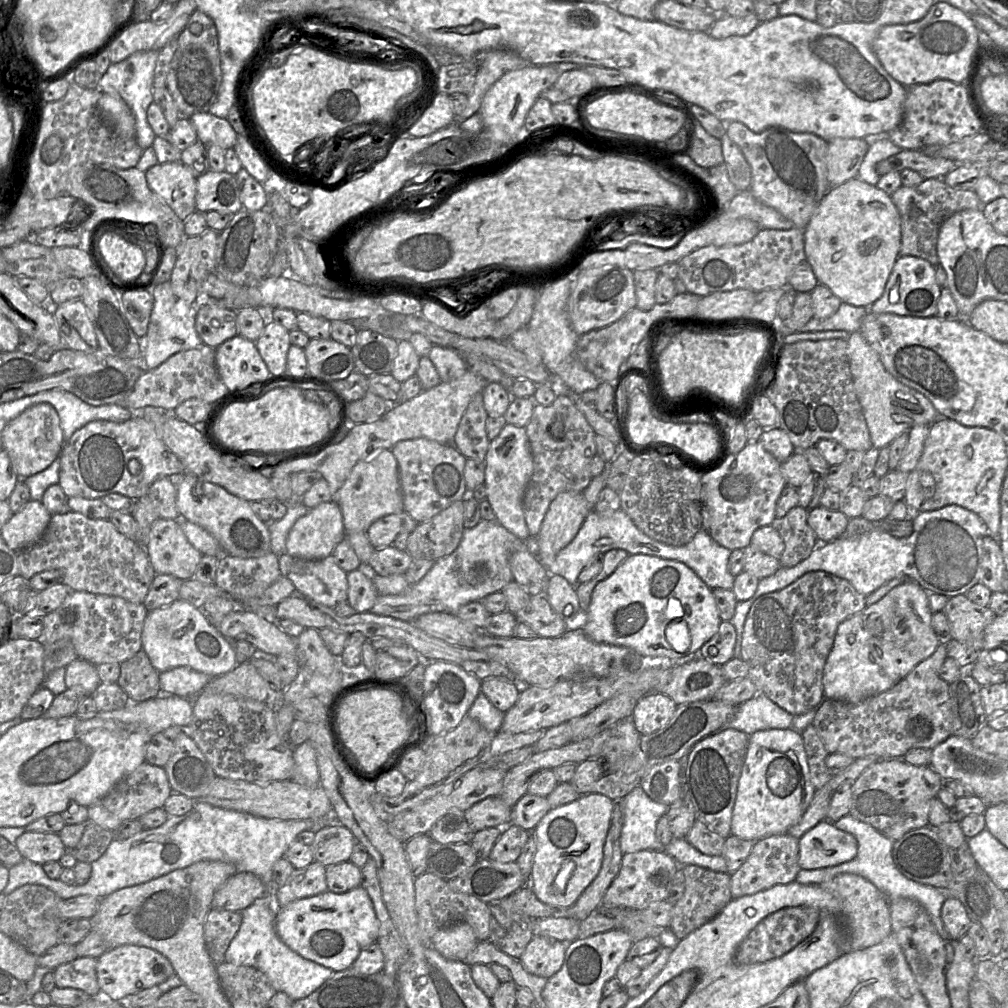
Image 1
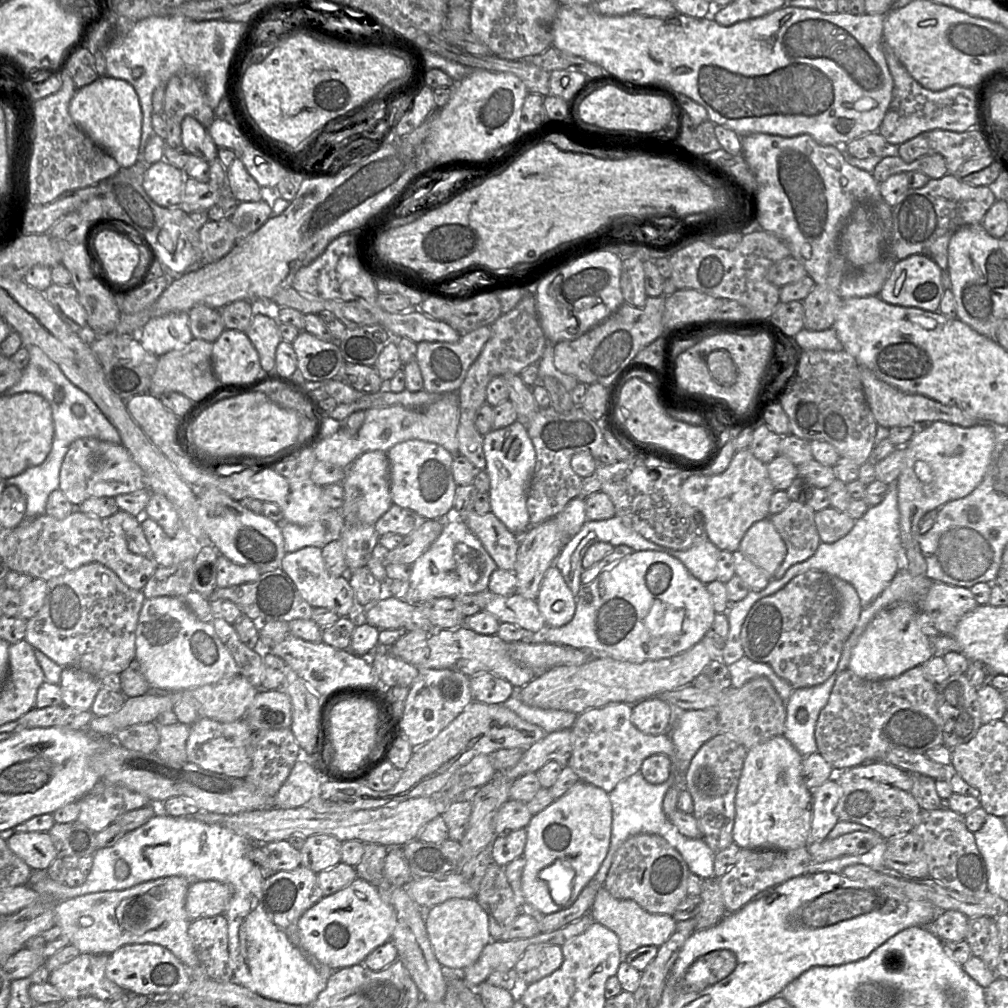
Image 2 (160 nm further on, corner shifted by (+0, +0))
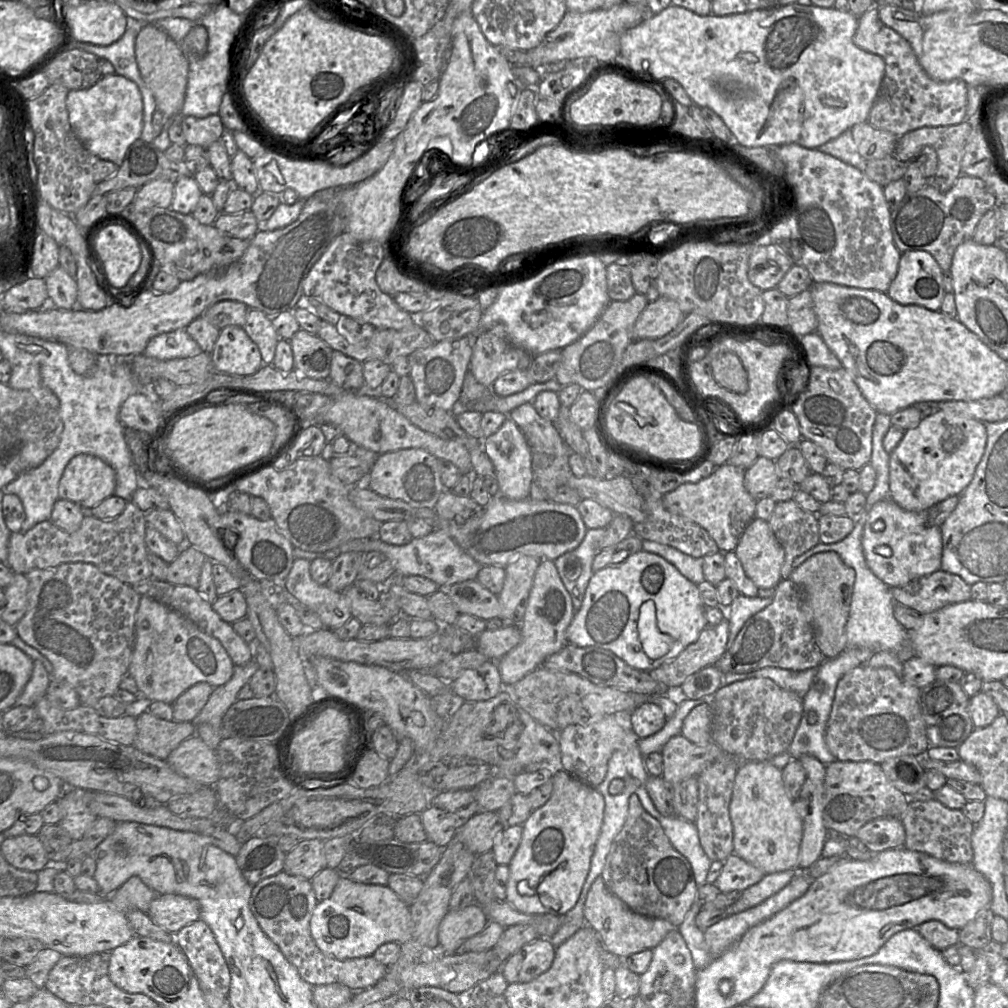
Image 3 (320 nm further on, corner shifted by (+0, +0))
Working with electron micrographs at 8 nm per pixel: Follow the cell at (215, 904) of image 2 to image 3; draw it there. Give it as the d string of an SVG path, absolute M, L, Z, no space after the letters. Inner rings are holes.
M157 894L151 901L147 915L152 922L176 934L186 925L200 919L197 900L179 894Z

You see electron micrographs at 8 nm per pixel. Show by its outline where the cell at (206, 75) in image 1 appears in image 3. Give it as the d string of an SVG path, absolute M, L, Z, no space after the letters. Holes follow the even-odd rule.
M218 114L198 118L187 116L181 122L181 127L187 144L200 145L208 148L212 143L220 140L225 126Z

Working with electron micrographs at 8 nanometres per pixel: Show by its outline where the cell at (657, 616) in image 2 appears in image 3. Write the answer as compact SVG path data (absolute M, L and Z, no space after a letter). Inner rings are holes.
M652 600L644 602L640 607L637 628L642 648L649 658L660 658L672 648L673 638L657 627L656 609Z

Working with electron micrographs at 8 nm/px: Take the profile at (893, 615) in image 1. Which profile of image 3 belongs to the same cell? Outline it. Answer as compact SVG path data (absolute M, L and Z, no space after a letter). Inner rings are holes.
M941 410L923 417L915 428L904 432L898 445L889 454L889 498L907 511L925 512L950 496L960 496L974 476L986 441L985 425L978 420Z

